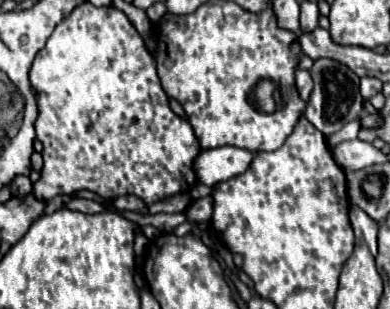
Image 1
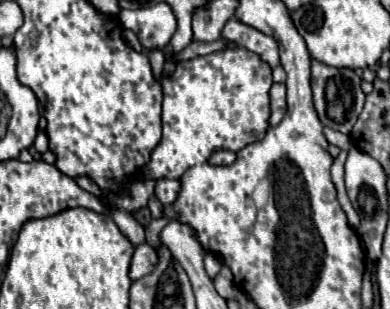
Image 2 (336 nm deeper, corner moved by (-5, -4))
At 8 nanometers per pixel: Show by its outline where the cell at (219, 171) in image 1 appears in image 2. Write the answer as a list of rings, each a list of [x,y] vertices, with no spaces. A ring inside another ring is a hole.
[[[216,151],[210,159],[212,165],[232,165],[236,161],[236,153],[234,151]]]

